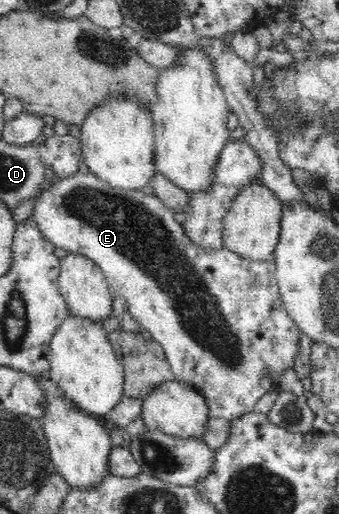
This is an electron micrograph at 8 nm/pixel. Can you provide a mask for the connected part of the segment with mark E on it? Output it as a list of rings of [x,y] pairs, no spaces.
[[[86,172],[75,173],[71,177],[59,178],[58,183],[42,192],[35,203],[32,215],[37,219],[37,226],[45,234],[45,238],[51,240],[55,247],[66,250],[68,253],[73,252],[88,257],[97,264],[97,268],[101,269],[101,272],[105,275],[112,294],[124,299],[130,316],[155,341],[163,346],[167,360],[169,360],[171,369],[175,373],[175,380],[191,384],[207,398],[210,418],[235,421],[252,413],[257,401],[265,393],[278,390],[277,383],[283,377],[283,373],[287,369],[294,369],[297,357],[301,355],[301,331],[285,309],[276,279],[276,262],[249,261],[225,247],[206,250],[204,246],[193,241],[193,238],[185,230],[185,226],[177,220],[176,214],[154,194],[146,195],[139,191],[117,189],[105,181],[99,180],[95,175]]]

